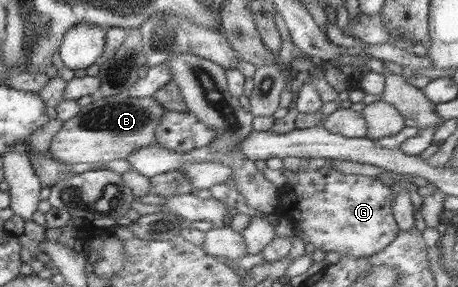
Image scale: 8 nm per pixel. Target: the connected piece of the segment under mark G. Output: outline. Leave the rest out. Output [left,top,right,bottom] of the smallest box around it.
[275,157,400,257]

